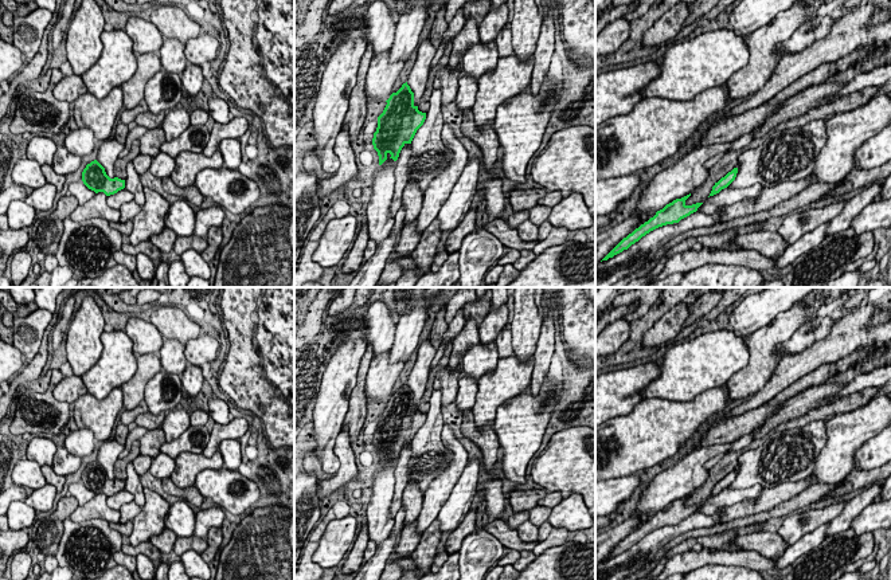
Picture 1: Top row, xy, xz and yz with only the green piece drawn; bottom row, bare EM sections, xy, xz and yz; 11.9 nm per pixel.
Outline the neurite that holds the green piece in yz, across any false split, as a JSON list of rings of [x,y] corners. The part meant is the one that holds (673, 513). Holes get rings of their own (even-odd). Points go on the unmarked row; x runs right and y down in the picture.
[[[691,494],[681,499],[676,499],[672,503],[667,505],[663,510],[657,512],[653,518],[650,518],[648,522],[641,525],[626,538],[624,538],[602,561],[607,561],[609,559],[613,559],[614,556],[622,553],[624,550],[628,550],[632,545],[638,542],[642,537],[645,537],[650,532],[667,525],[679,524],[681,520],[696,513],[703,503],[687,506],[685,501],[689,497]]]

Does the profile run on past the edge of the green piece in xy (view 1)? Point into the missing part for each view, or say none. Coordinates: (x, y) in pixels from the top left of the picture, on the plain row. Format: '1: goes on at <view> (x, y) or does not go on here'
1: does not go on here

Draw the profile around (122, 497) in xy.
[[[124,489],[117,494],[108,497],[106,503],[110,509],[120,510],[122,505],[129,503],[133,499],[134,497]]]

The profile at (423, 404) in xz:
[[[448,344],[445,346],[443,356],[438,361],[437,367],[430,369],[430,372],[429,372],[429,380],[427,380],[427,384],[426,384],[426,389],[425,389],[425,393],[423,393],[419,404],[418,404],[418,411],[419,412],[426,414],[429,411],[430,396],[434,391],[435,373],[449,365],[450,354],[452,354],[452,344]]]

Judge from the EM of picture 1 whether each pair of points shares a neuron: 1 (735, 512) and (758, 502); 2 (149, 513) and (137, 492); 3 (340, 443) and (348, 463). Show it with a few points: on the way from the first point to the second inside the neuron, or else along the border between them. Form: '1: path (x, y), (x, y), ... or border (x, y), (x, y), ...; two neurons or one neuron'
1: path (741, 509), (753, 506); one neuron
2: border (144, 488), (144, 505), (141, 508); two neurons
3: path (343, 449), (347, 458); one neuron

